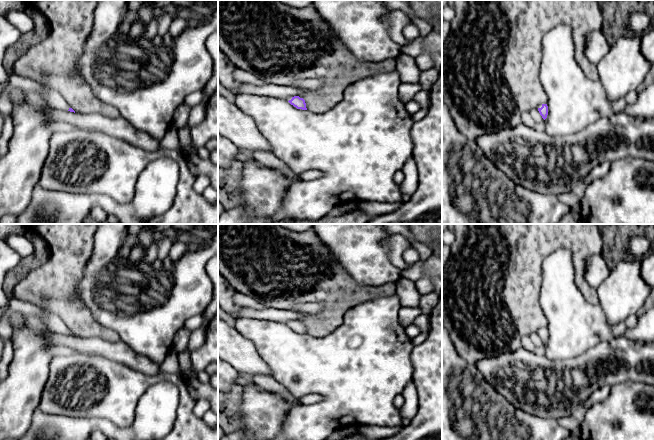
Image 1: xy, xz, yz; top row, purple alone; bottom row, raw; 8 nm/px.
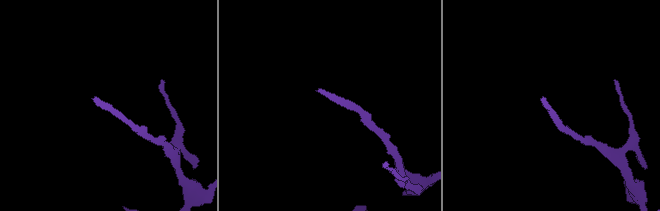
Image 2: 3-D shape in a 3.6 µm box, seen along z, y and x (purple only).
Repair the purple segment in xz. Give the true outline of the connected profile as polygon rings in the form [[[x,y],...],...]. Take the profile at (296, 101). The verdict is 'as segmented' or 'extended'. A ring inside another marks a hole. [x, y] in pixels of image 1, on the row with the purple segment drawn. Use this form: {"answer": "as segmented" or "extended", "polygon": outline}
{"answer": "as segmented", "polygon": [[[299,96],[292,97],[288,102],[297,109],[307,110],[305,100]]]}

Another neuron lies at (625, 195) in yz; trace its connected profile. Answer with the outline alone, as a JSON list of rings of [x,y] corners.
[[[624,158],[610,164],[604,177],[587,186],[581,198],[581,217],[588,224],[654,224],[654,162]]]

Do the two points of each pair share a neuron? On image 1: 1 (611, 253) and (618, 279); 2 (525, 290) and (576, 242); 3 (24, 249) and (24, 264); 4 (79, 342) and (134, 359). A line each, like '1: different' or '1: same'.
1: different
2: same
3: different
4: same

